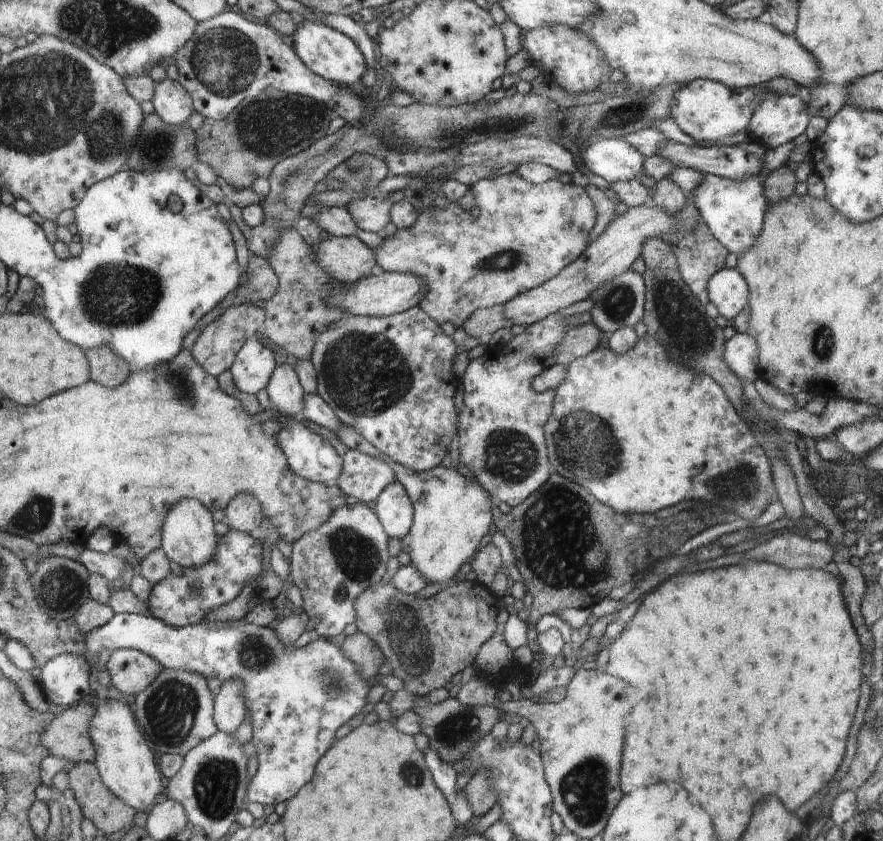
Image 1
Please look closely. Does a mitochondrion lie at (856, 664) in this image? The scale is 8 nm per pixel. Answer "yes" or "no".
no

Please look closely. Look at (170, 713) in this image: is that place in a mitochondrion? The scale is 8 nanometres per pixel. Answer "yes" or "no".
yes

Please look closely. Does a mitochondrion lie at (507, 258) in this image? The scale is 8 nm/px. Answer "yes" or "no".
yes

